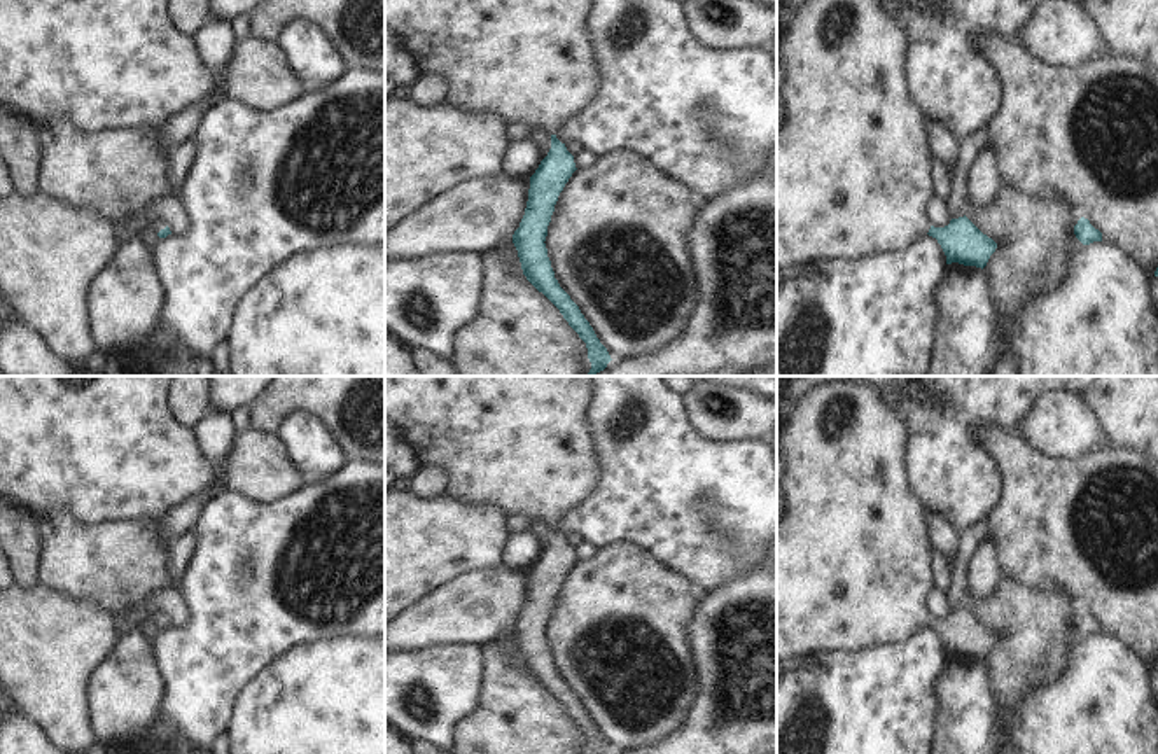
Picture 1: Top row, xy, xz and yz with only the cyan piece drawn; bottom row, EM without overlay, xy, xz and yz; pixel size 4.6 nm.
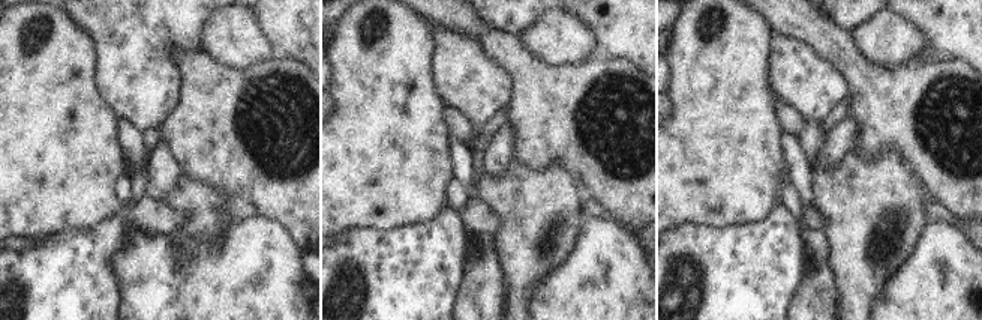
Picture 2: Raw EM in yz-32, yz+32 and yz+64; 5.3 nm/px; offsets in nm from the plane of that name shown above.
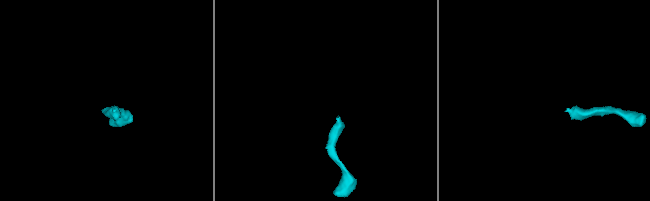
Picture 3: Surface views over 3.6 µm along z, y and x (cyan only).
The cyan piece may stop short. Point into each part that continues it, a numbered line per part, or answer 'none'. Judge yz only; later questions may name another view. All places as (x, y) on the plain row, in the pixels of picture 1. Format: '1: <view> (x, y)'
1: yz (854, 569)

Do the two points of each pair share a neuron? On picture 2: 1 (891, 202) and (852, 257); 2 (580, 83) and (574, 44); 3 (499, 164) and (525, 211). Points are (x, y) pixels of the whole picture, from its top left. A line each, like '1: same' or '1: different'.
1: same
2: different
3: different

